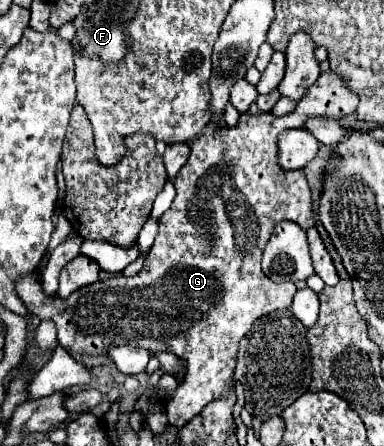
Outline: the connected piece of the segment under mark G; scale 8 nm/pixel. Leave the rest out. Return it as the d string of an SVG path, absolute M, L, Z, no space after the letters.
M324 72L290 114L276 118L270 112L260 112L258 106L252 104L240 116L238 126L230 128L228 134L220 136L212 128L206 128L204 134L200 134L190 146L190 158L174 182L176 198L170 210L160 218L158 236L148 252L144 268L136 276L112 276L98 280L72 292L66 300L60 296L50 298L42 294L38 278L24 276L16 282L18 296L40 320L52 320L56 324L58 342L70 354L106 356L108 348L134 340L140 348L152 354L174 352L176 356L184 358L188 362L188 376L166 406L170 426L184 426L208 402L220 398L226 392L228 382L234 380L238 342L248 334L252 324L262 316L288 308L296 292L296 284L270 282L260 266L262 250L278 222L294 220L304 230L316 224L312 194L304 172L282 170L278 164L278 134L288 128L302 128L310 116L340 120L342 116L352 114L356 104L356 94L352 94L334 72Z

